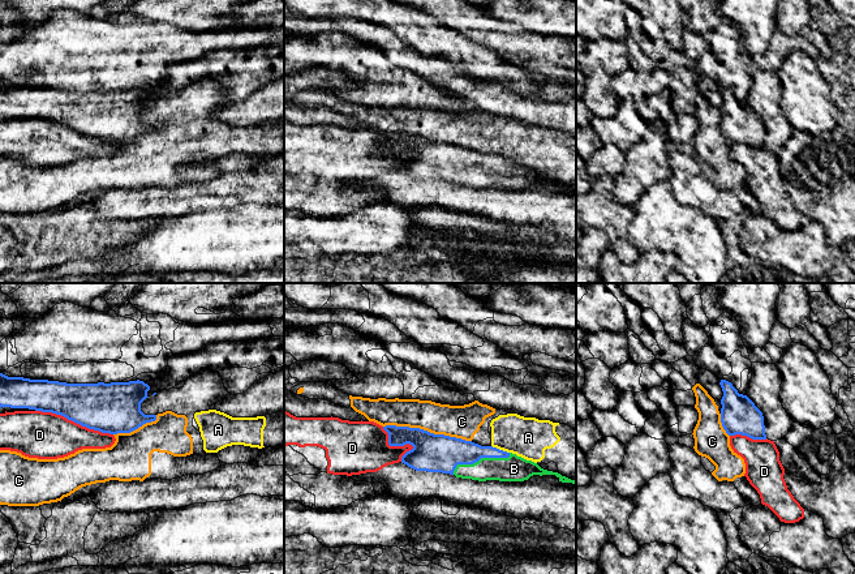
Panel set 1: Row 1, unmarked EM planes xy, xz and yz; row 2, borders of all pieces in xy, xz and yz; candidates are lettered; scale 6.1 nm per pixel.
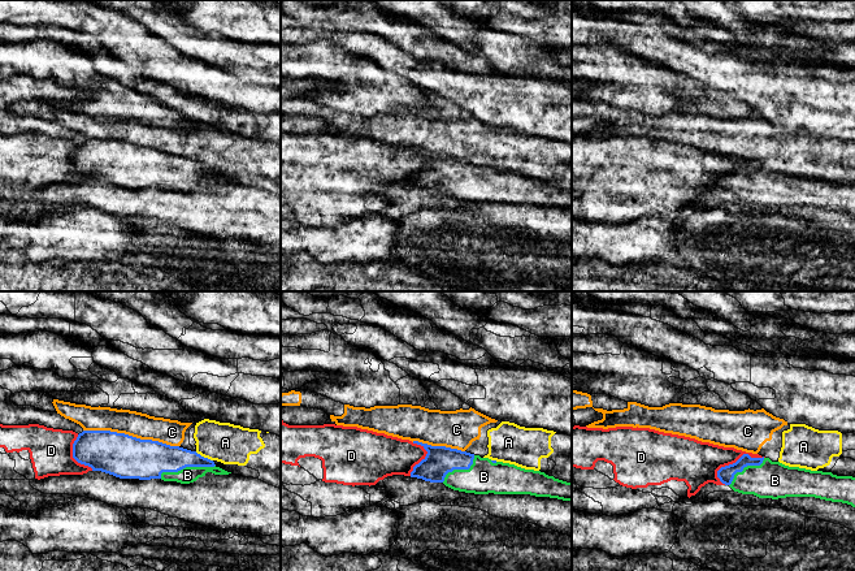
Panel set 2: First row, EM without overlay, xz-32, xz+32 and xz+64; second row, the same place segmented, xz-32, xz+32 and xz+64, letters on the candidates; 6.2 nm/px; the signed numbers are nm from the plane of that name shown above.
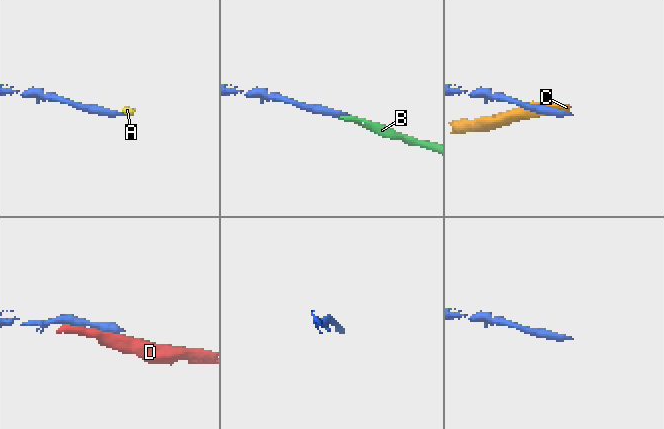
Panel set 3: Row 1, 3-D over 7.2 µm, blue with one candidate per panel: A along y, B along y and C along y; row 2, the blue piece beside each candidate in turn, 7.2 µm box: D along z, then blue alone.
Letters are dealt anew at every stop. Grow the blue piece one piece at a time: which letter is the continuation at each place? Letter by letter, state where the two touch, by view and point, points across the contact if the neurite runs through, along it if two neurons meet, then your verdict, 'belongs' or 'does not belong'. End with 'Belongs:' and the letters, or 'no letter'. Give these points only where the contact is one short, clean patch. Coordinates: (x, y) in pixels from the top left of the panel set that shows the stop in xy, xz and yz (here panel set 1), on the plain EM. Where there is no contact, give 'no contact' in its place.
A: xz (501, 158) | along xz (492, 153), (508, 161) | does not belong
B: xz (480, 166) | across xz (441, 161), (460, 166), (480, 166), (485, 171), (514, 176) | belongs
C: xz (426, 138) | does not belong
D: xy (74, 129) | does not belong
Belongs: B

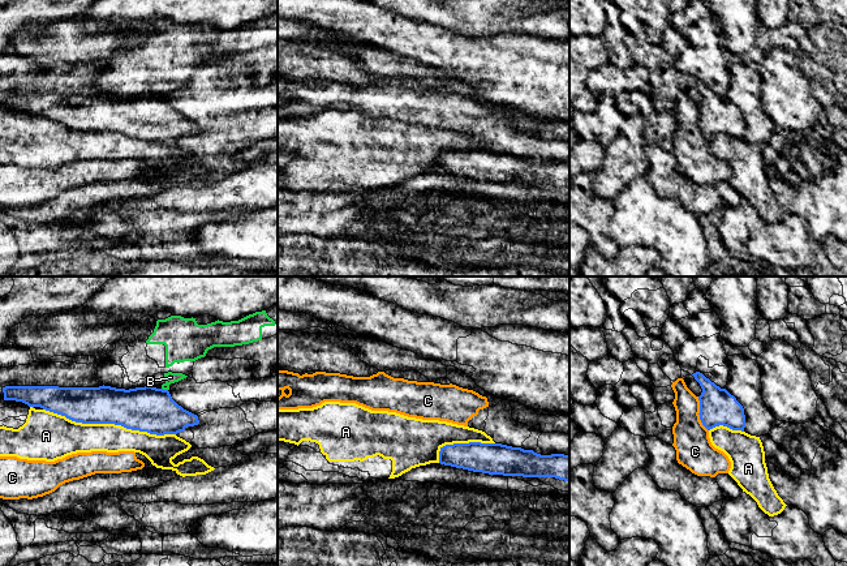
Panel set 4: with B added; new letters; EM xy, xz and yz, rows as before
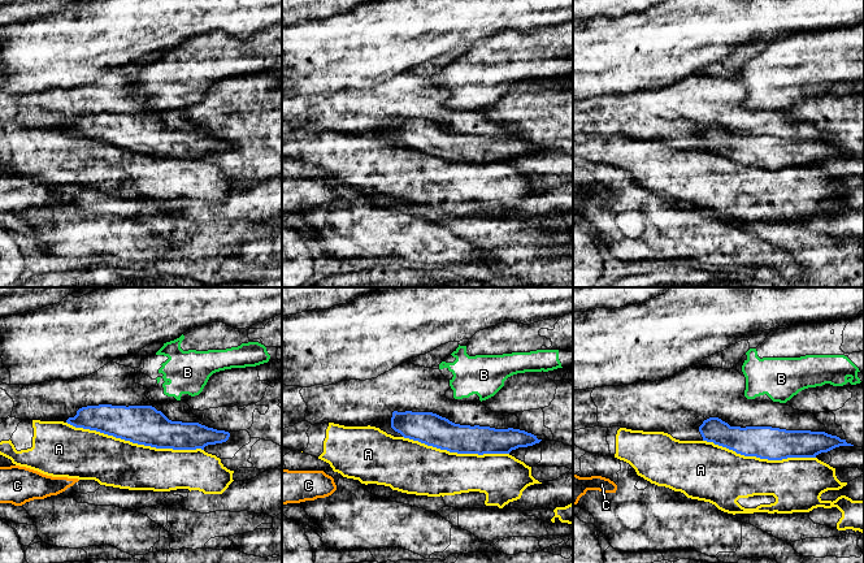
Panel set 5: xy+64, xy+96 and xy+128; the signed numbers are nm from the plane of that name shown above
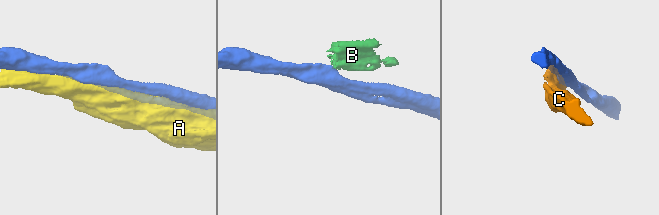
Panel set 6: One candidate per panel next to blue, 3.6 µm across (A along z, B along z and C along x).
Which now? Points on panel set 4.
A: xy (110, 131) | does not belong
B: xy (164, 98) | along xy (162, 95), (167, 98) | does not belong
C: yz (699, 121) | does not belong
Belongs: no letter

